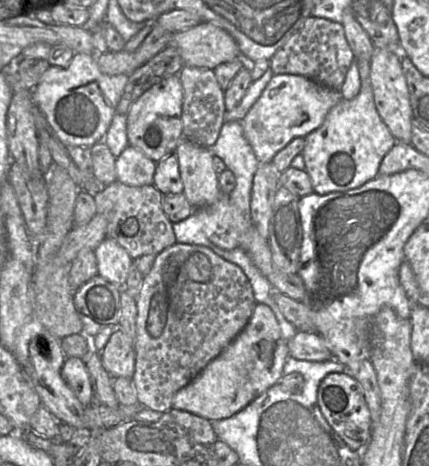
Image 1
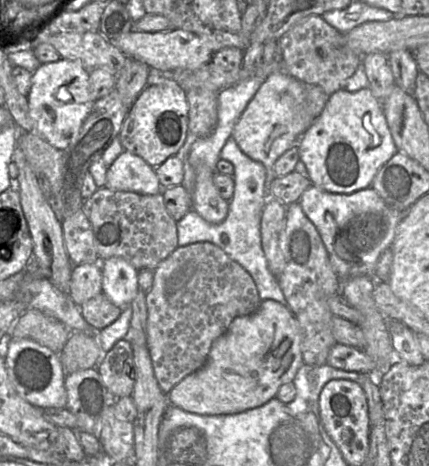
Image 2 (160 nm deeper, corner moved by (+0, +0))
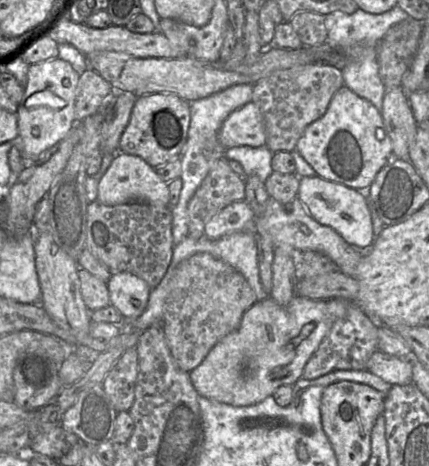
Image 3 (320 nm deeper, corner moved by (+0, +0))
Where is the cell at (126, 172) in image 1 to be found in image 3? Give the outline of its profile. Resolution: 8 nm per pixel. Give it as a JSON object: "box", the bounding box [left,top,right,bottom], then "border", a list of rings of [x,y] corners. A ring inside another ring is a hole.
{"box":[97,152,168,206],"border":[[[117,152],[98,183],[97,200],[104,205],[118,205],[128,202],[145,202],[155,206],[168,206],[168,183],[157,174],[156,169],[148,165],[142,158]]]}

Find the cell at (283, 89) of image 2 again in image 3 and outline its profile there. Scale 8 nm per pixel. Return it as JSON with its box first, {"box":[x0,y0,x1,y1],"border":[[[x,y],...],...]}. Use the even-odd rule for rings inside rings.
{"box":[217,101,265,149],"border":[[[250,101],[233,111],[223,121],[217,137],[224,149],[265,145],[264,124],[258,106]]]}

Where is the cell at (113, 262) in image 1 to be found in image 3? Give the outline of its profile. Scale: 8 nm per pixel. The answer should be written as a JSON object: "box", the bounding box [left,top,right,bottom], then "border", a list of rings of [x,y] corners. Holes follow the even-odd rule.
{"box":[106,272,151,320],"border":[[[119,272],[112,274],[106,285],[110,304],[124,320],[135,320],[144,312],[151,288],[143,279],[129,272]]]}

